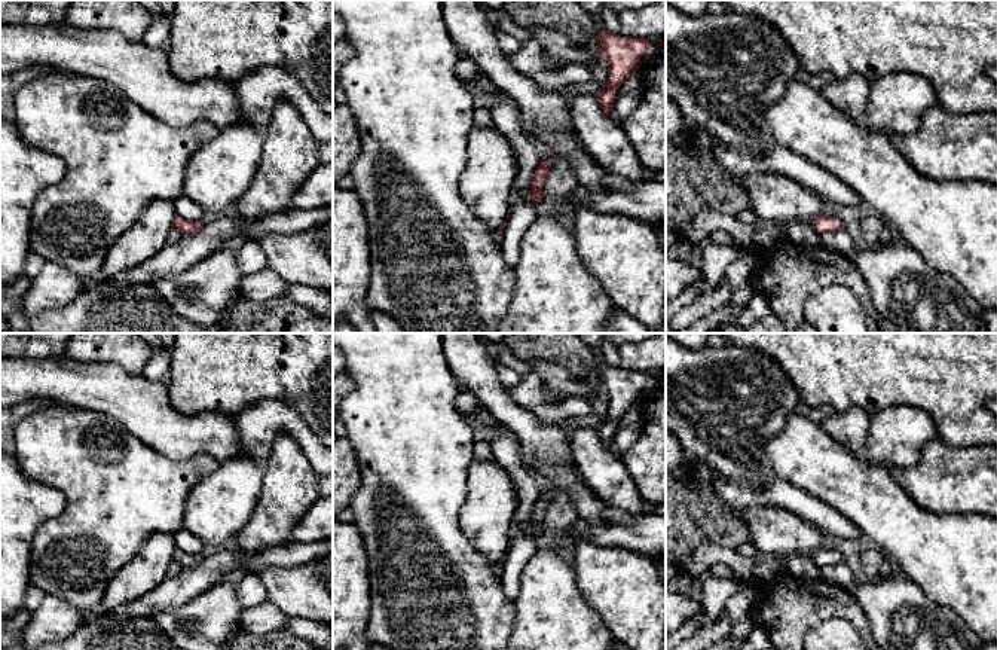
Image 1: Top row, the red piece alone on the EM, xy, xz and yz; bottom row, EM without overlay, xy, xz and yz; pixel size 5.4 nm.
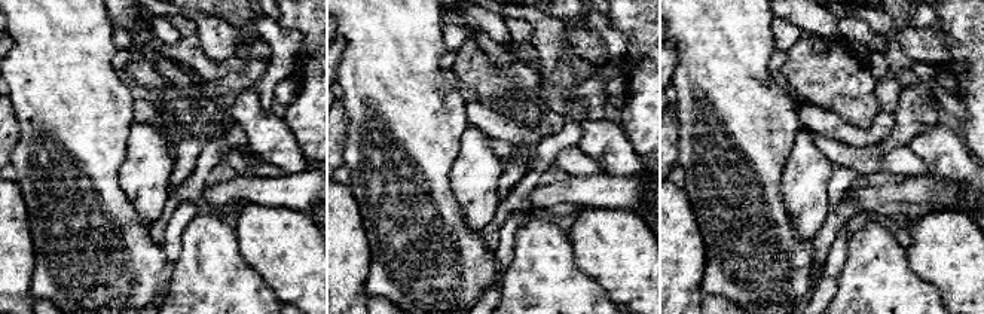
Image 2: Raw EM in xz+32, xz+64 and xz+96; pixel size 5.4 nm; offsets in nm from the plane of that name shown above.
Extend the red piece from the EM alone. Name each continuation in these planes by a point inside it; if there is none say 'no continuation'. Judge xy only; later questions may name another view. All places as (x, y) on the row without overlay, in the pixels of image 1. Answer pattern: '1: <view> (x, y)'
no continuation

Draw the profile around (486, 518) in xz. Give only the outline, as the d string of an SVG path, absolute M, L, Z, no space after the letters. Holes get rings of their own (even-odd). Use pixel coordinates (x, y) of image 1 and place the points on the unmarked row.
M496 460L474 461L459 524L474 549L492 562L499 562L510 546L516 509L517 492L508 472Z

